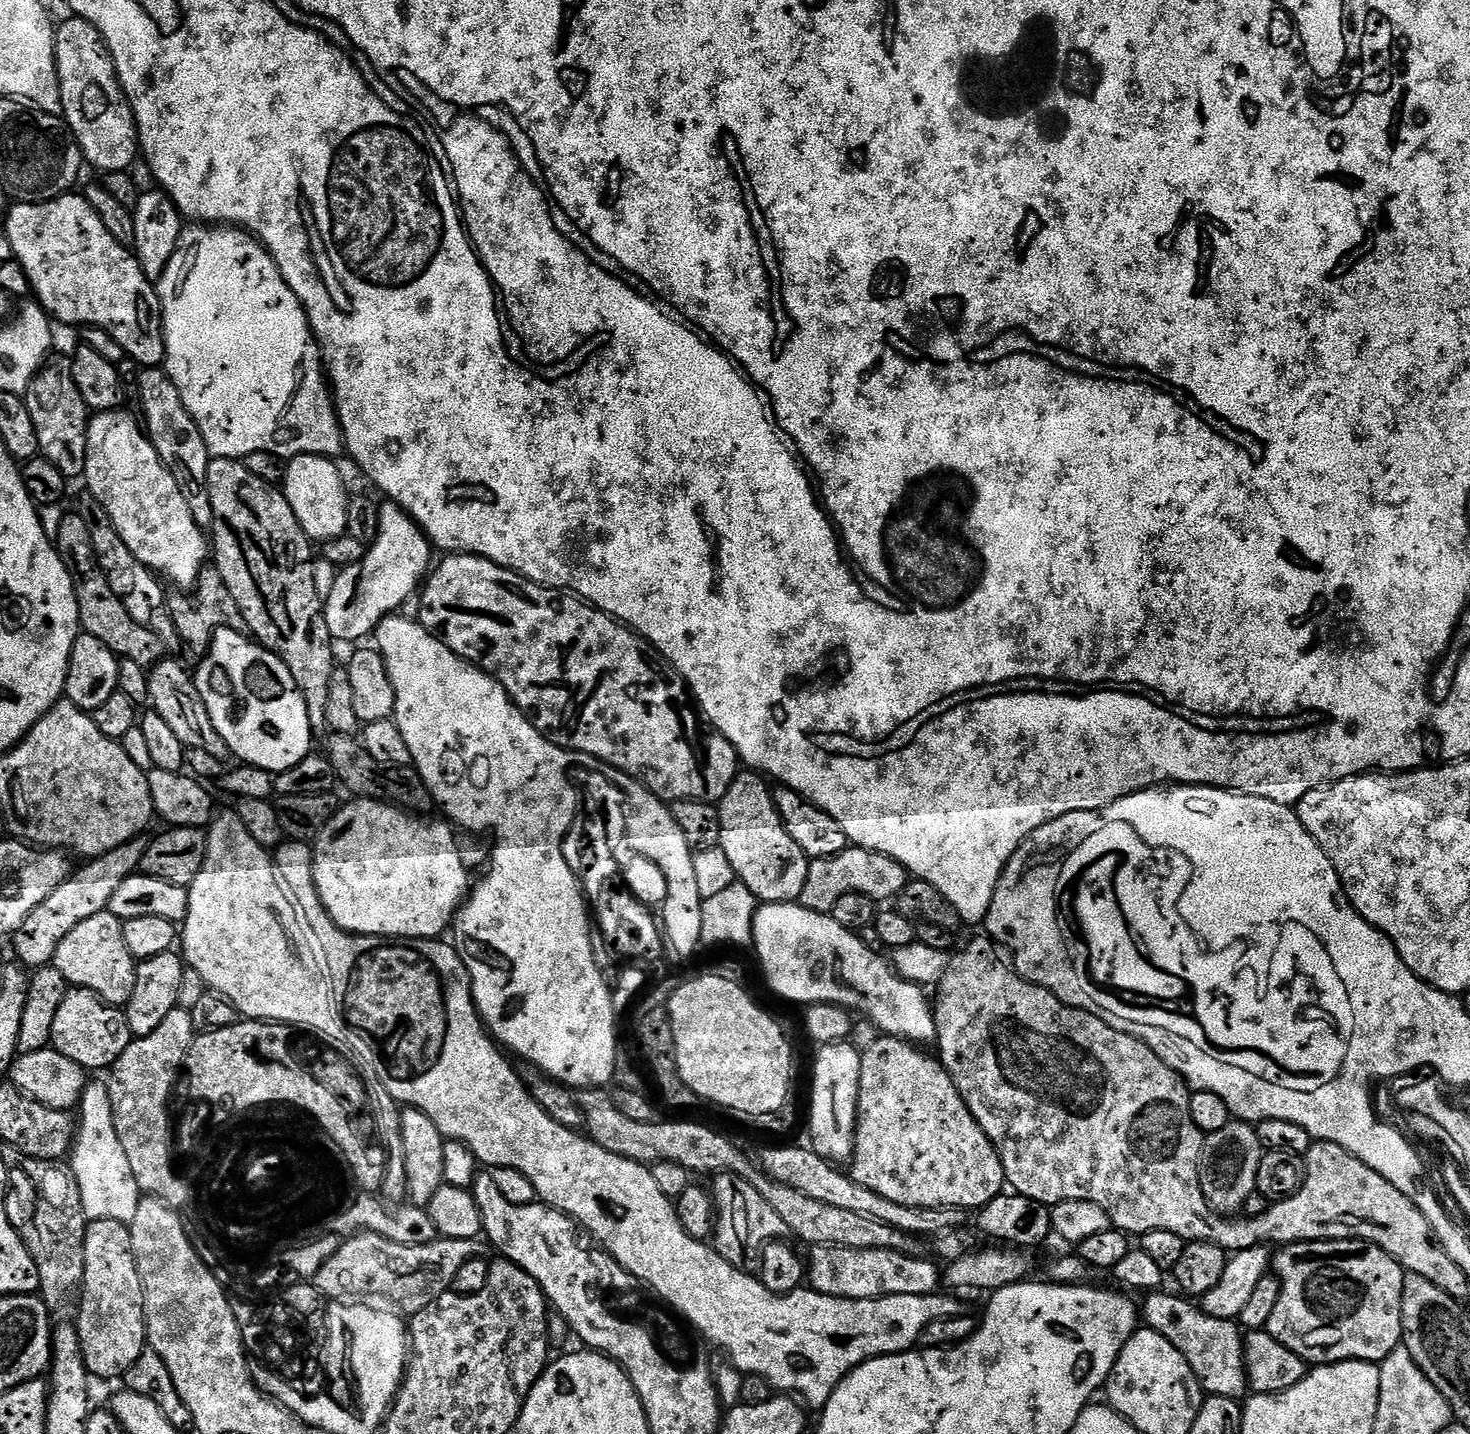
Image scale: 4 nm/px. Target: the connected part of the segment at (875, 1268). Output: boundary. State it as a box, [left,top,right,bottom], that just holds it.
[806,1248,942,1300]

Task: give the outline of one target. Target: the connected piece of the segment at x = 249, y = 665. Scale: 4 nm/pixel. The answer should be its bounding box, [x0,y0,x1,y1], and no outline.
[194,628,314,774]

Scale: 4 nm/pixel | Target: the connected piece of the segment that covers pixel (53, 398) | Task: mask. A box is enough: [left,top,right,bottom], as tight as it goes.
[26,363,90,482]

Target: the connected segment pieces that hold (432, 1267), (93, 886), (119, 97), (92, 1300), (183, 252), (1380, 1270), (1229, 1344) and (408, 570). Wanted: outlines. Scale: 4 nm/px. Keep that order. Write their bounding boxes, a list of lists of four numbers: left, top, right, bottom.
[[314,1231,481,1318],[10,834,149,970],[56,18,140,173],[74,1220,148,1381],[158,222,345,461],[1266,1240,1404,1365],[1143,1290,1249,1400],[324,502,434,641]]

